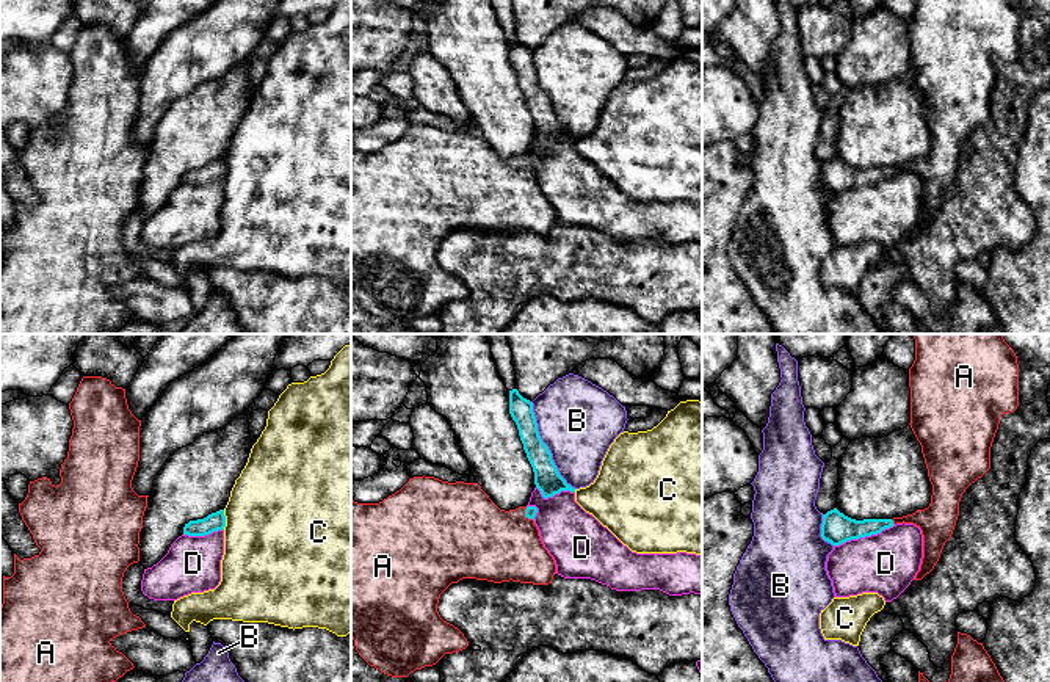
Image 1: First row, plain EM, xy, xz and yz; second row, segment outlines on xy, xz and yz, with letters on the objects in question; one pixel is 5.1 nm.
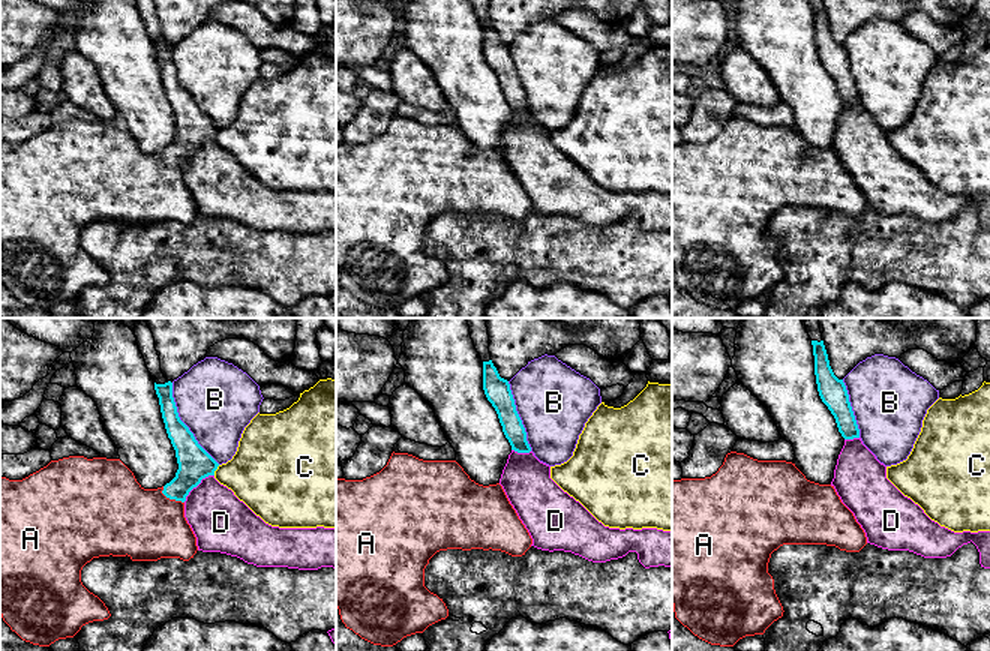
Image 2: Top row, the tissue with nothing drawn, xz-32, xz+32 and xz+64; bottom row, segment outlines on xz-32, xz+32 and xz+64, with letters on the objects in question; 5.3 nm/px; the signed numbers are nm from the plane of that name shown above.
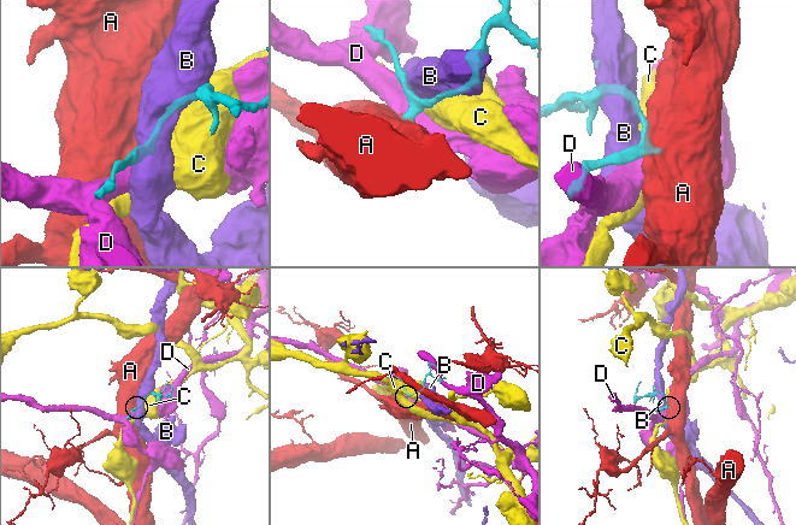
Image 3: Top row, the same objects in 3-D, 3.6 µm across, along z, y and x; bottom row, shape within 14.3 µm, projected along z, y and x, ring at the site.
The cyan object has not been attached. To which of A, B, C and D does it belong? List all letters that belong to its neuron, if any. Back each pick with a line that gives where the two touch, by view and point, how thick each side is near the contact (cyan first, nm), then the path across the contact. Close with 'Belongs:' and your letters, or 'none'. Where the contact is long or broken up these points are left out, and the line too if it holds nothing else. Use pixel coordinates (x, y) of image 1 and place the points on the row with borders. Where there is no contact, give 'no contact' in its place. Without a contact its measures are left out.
A: contact yz (892, 522); calibres 130 and 180 nm; way yz (845, 529), (864, 529), (892, 522), (901, 519), (937, 521)
Belongs: A

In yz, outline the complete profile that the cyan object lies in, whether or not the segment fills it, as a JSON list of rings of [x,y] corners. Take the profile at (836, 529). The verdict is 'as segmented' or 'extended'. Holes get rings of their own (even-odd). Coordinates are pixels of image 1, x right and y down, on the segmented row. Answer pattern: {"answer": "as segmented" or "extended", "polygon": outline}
{"answer": "extended", "polygon": [[[912,334],[915,339],[915,361],[909,368],[911,428],[921,445],[921,453],[932,484],[931,503],[925,510],[893,519],[856,521],[837,508],[823,514],[821,538],[832,546],[851,539],[878,535],[896,524],[914,524],[923,535],[923,558],[914,580],[929,574],[940,558],[945,542],[951,538],[959,502],[965,489],[990,469],[990,447],[998,430],[1000,417],[1014,412],[1019,406],[1019,364],[1014,350],[1001,334]]]}

